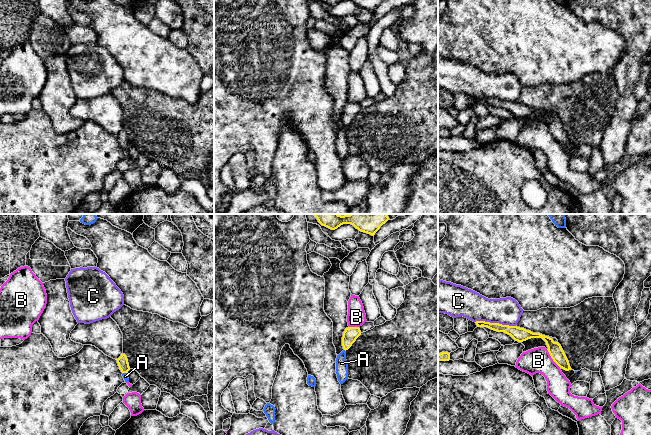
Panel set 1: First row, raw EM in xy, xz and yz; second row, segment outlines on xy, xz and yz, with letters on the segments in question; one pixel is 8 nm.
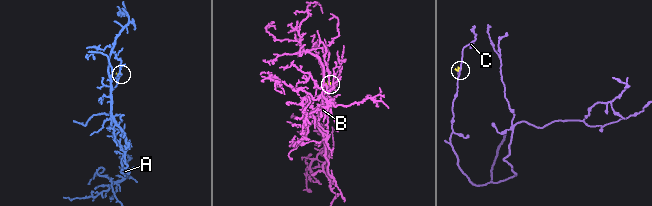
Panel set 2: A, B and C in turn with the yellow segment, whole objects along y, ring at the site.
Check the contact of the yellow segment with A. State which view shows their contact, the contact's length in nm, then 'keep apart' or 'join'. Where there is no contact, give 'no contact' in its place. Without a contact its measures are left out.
meets yellow in xy; contact 30 nm long; keep apart

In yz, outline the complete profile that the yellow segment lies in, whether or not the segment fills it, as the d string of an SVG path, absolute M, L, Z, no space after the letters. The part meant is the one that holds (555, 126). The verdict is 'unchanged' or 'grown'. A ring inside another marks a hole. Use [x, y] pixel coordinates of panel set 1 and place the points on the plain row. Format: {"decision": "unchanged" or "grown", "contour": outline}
{"decision": "unchanged", "contour": "M476 97L477 103L487 103L497 108L504 108L510 111L515 117L523 118L531 114L542 114L548 123L548 128L553 137L562 145L569 147L571 146L569 137L558 118L554 118L552 114L542 111L540 109L533 109L524 104L517 102L502 101L499 99L490 99L485 97Z"}

